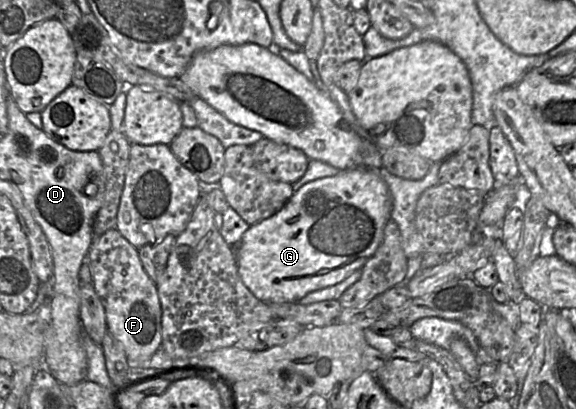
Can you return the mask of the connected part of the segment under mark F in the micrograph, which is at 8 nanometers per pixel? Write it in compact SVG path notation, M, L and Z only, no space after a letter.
M113 228L93 239L87 262L93 287L105 309L107 330L123 345L129 367L149 368L149 360L161 348L161 304L156 284L144 271L138 249Z

